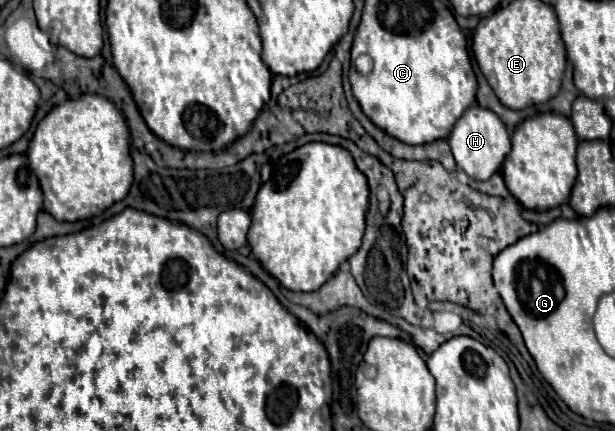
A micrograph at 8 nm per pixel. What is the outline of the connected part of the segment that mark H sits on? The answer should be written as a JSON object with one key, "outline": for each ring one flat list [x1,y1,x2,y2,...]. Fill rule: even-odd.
{"outline":[[474,104,462,114,462,118,452,128,448,144,452,148,458,168,462,168,474,180,488,180,502,168,506,154,510,152,510,134,502,124,502,120,492,110]]}

